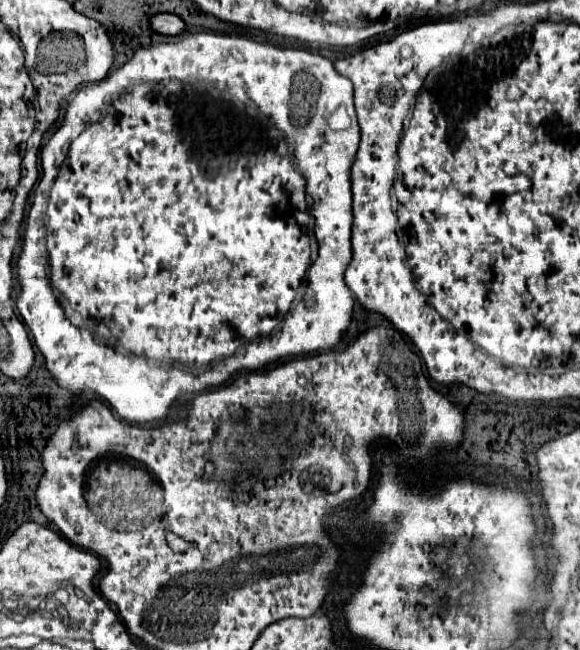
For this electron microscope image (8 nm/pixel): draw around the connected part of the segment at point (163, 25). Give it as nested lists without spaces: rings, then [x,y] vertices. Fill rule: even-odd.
[[[157,13],[157,15],[151,17],[149,27],[151,27],[151,31],[157,31],[161,35],[177,35],[177,33],[181,33],[185,29],[185,23],[177,15]]]

